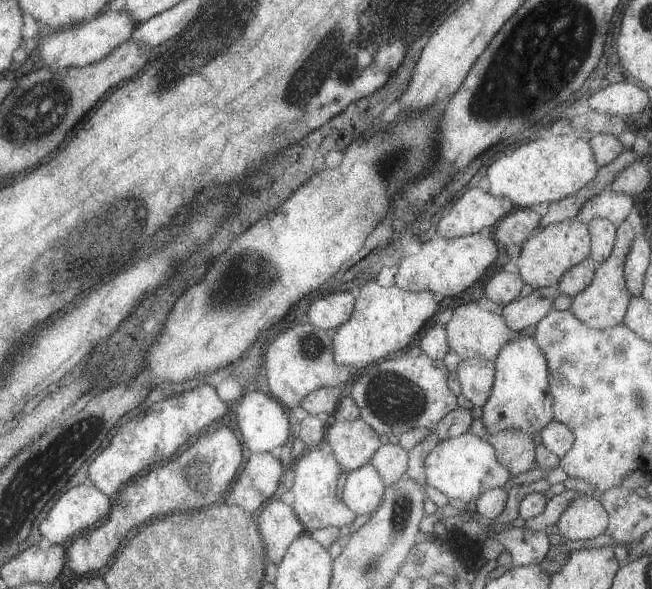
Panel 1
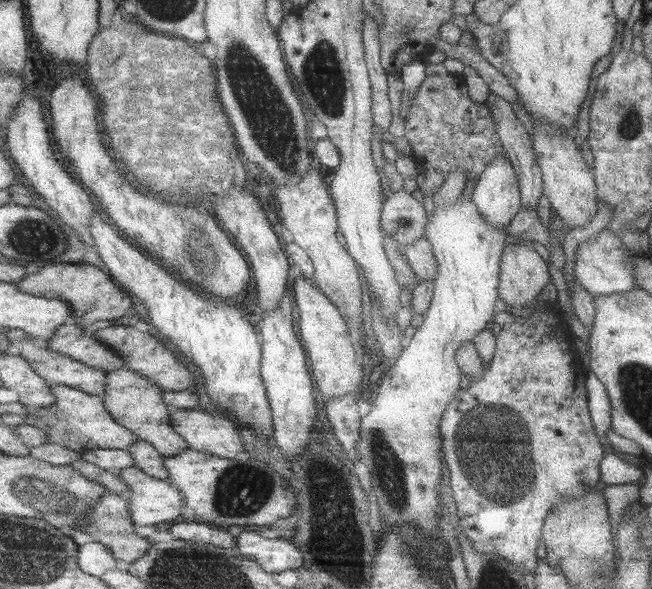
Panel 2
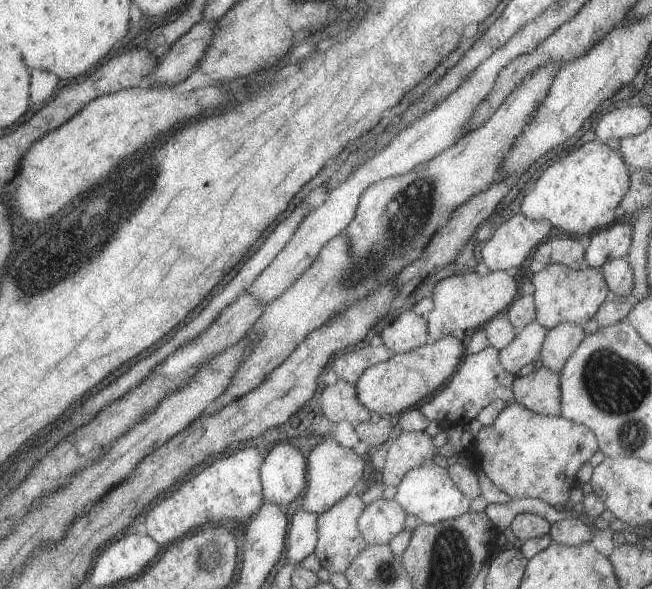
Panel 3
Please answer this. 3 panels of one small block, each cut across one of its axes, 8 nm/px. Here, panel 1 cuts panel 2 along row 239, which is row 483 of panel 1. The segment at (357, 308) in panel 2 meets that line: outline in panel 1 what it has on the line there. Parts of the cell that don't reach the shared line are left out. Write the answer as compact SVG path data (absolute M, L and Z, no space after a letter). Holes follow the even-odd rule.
M321 447L309 449L302 458L294 462L293 468L296 474L296 481L292 487L296 496L295 509L308 532L312 533L330 526L339 528L346 525L353 526L359 514L348 506L344 498L340 498L340 494L343 494L340 490L340 478L346 470L340 464L335 452L325 452Z

